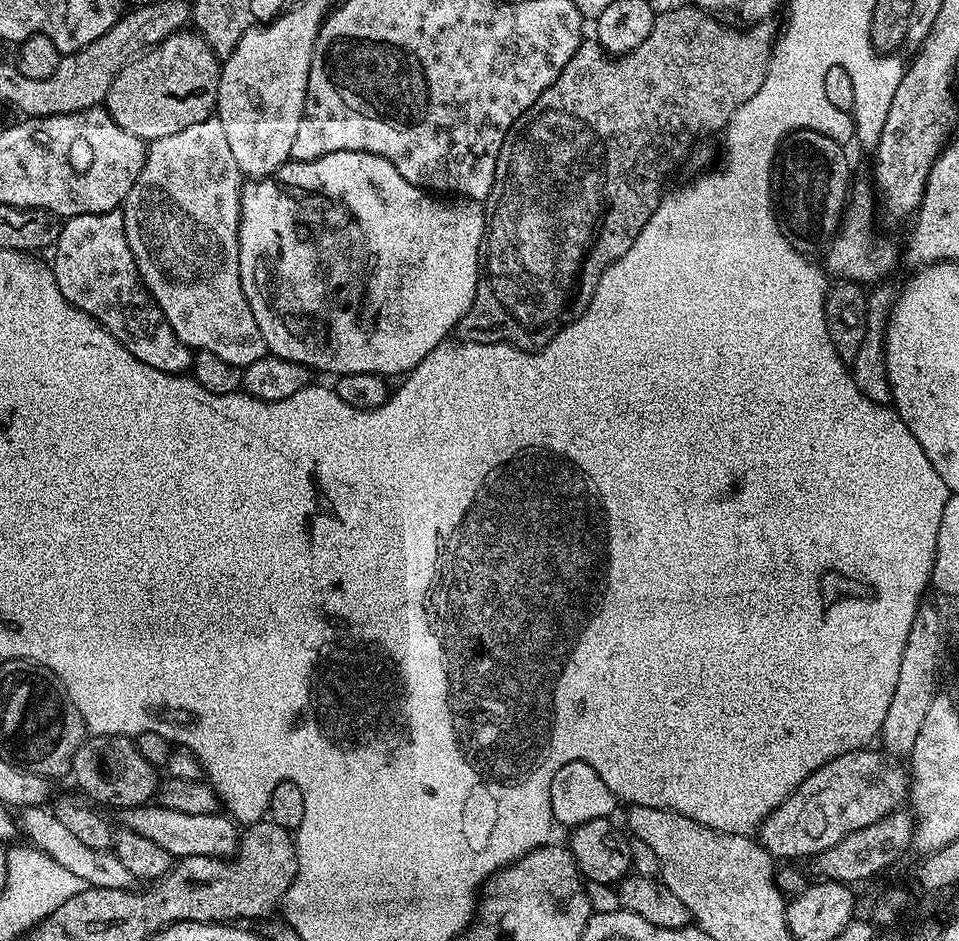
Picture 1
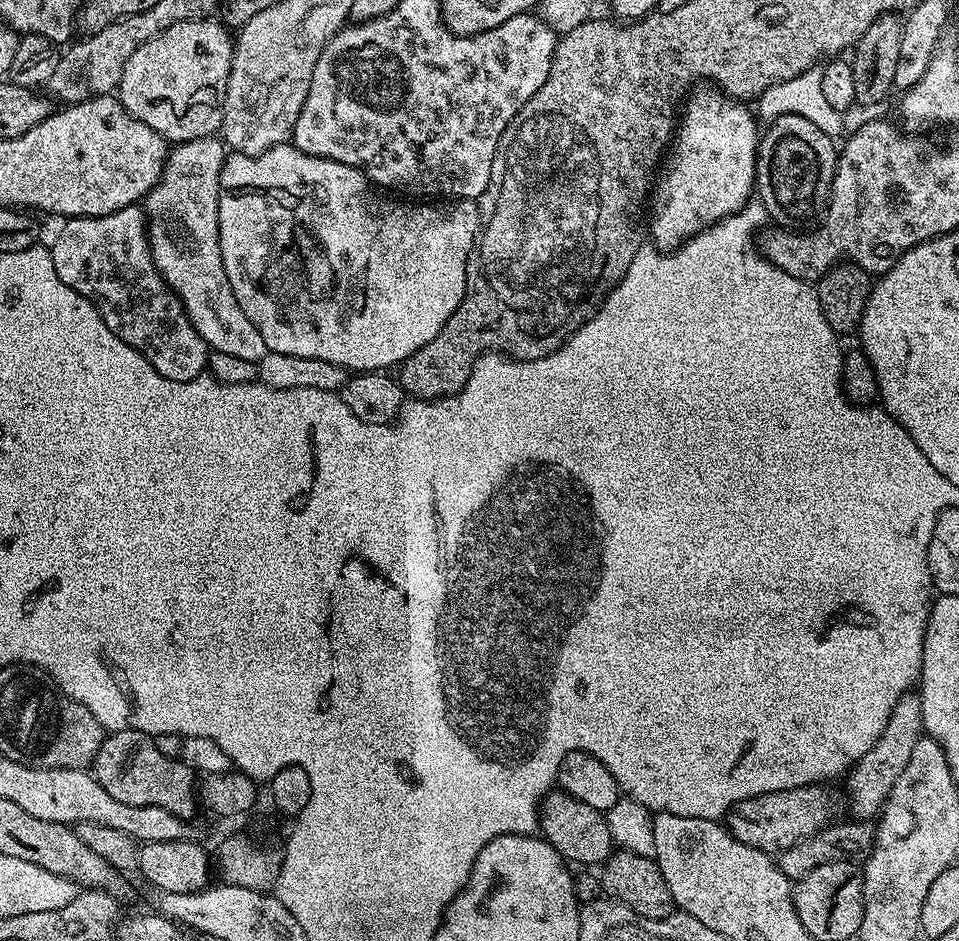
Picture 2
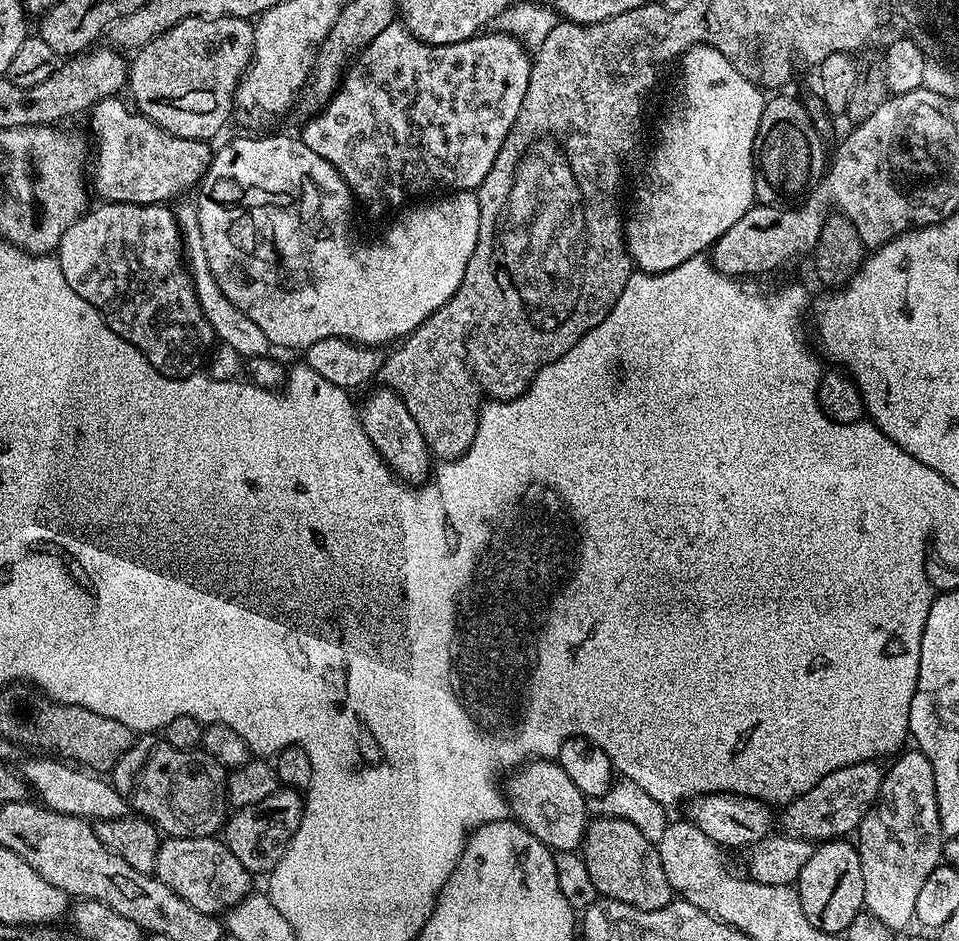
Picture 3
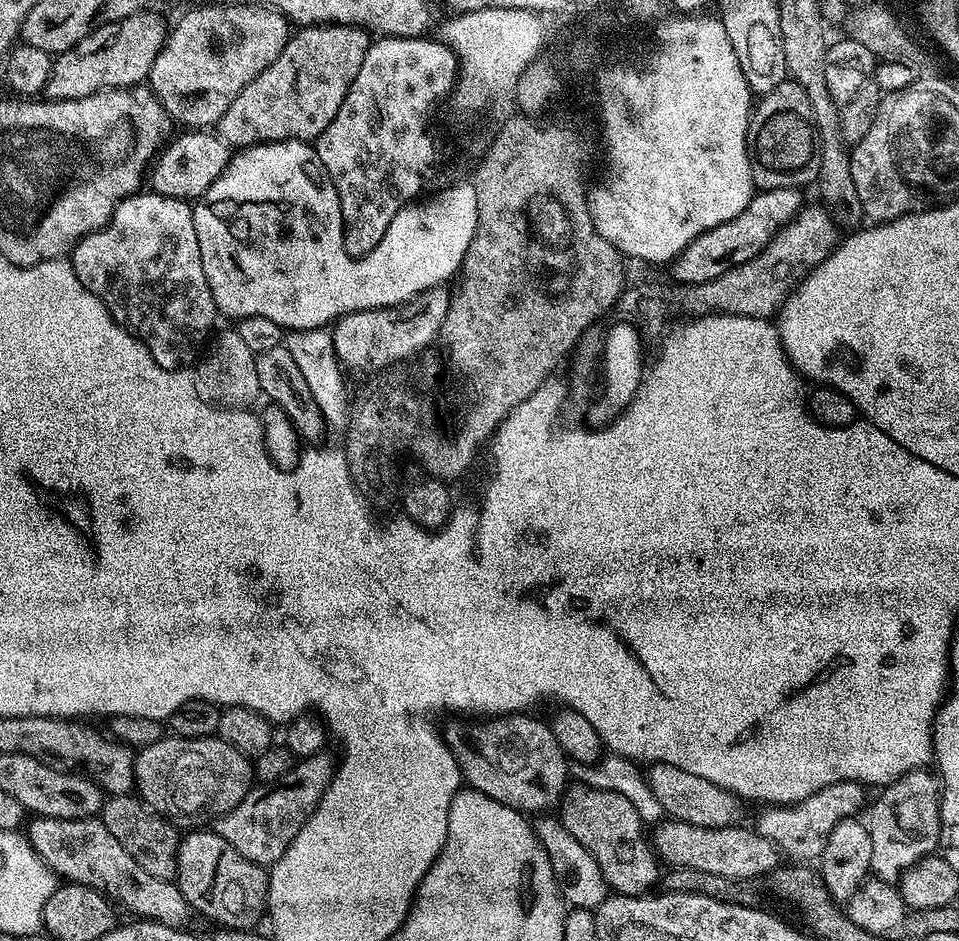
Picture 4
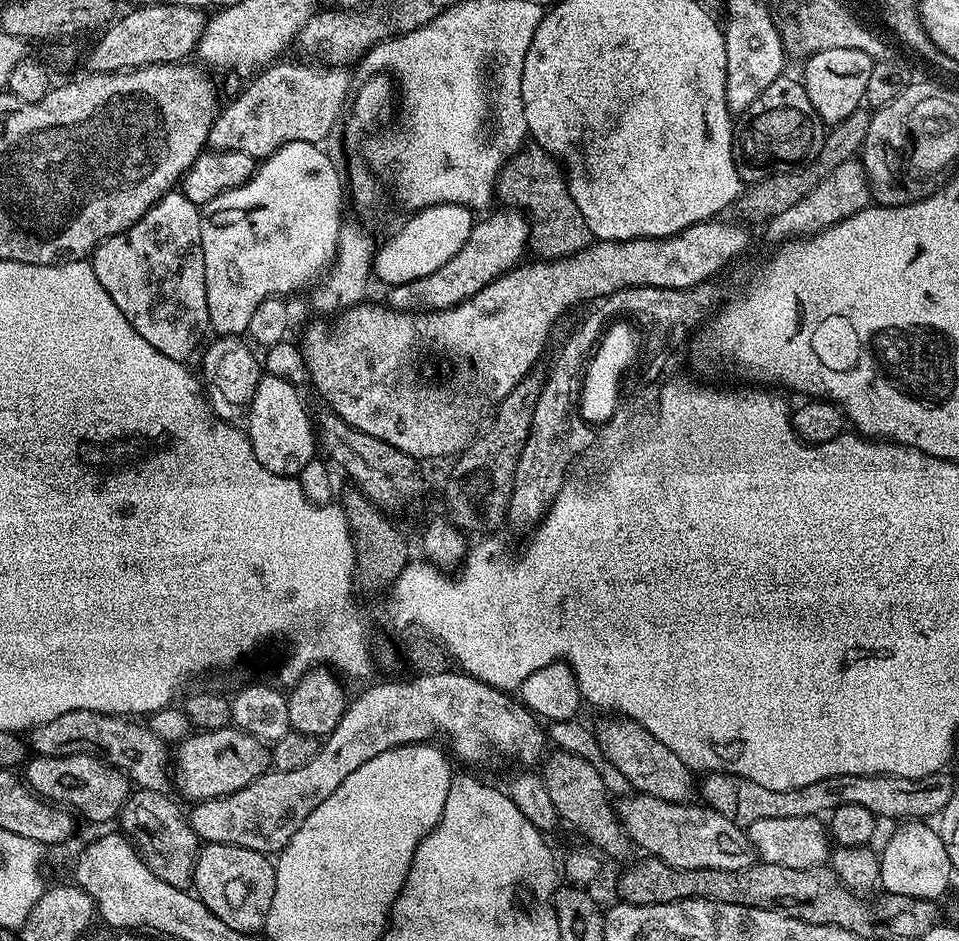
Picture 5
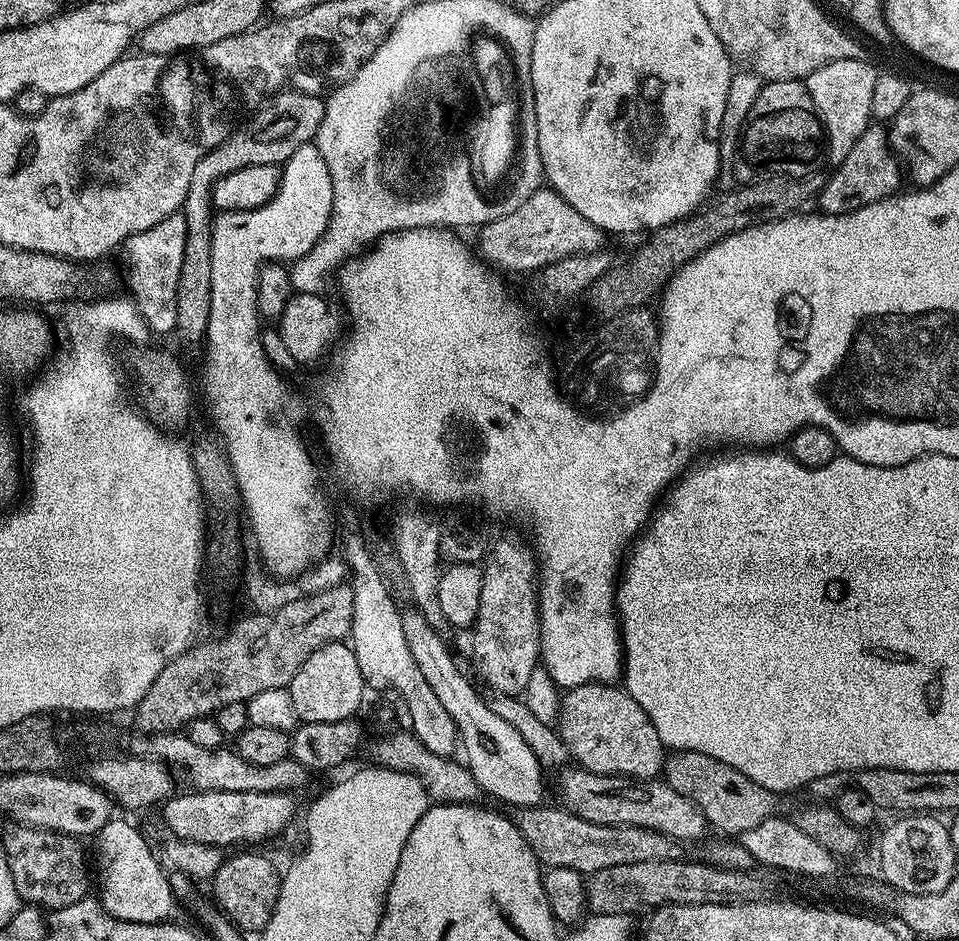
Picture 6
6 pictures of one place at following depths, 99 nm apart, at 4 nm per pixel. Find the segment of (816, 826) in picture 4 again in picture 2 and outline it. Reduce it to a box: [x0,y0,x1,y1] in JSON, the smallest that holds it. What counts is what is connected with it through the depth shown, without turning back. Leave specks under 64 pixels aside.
[847,694,924,821]

